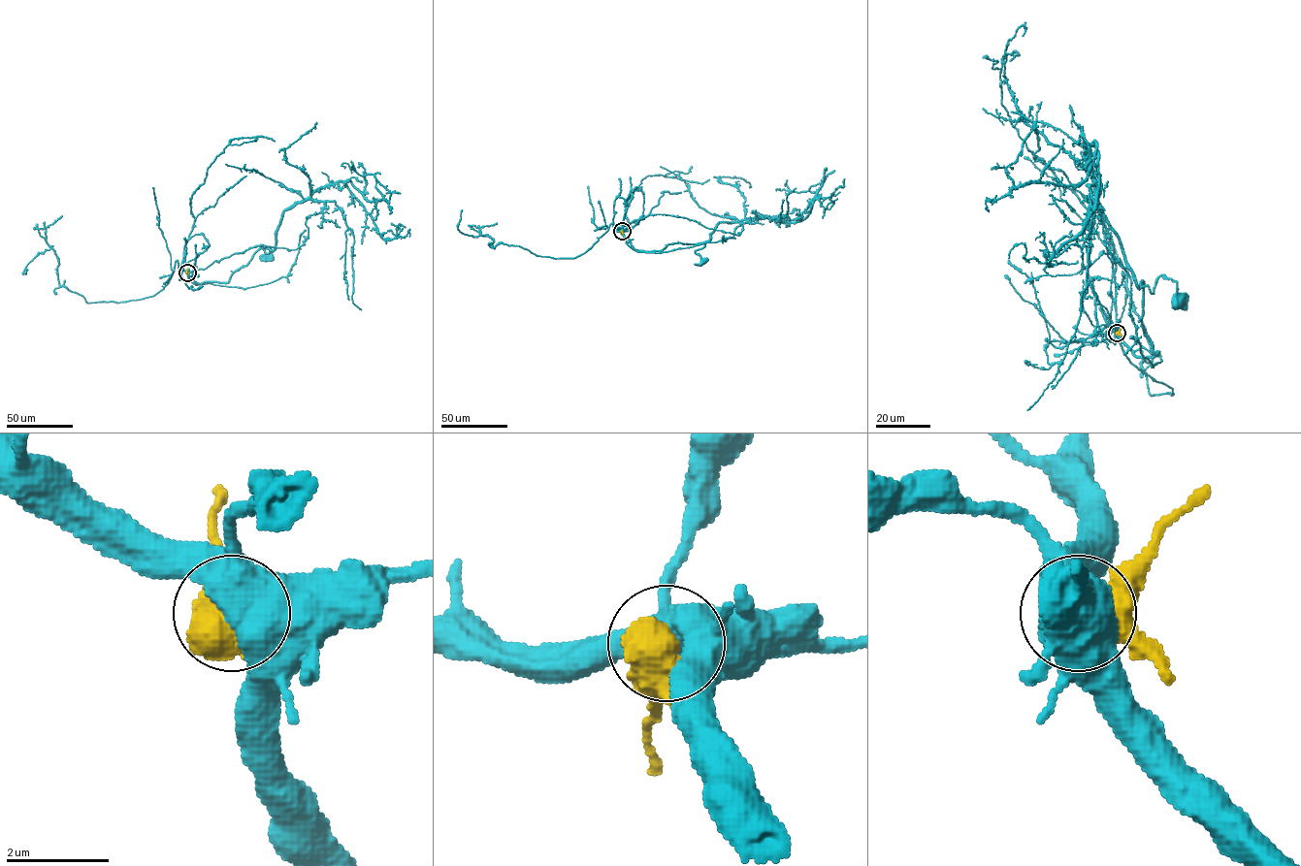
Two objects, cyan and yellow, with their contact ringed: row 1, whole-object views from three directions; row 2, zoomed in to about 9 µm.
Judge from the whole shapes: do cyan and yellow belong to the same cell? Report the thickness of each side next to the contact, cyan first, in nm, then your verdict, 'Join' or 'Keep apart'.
Thickness 480 nm (cyan) against 650 nm. Keep apart

